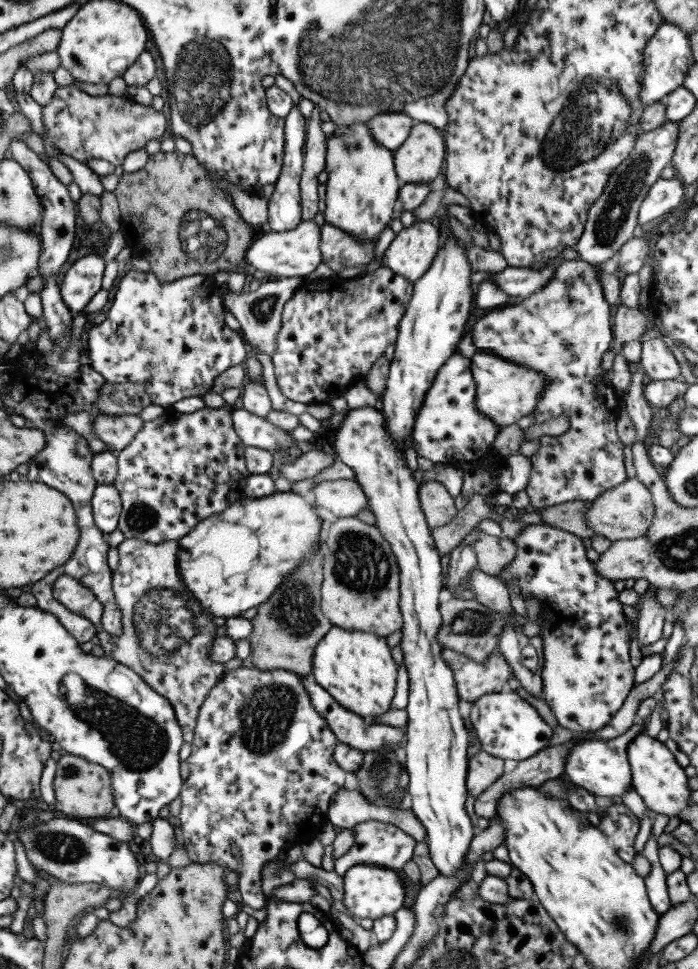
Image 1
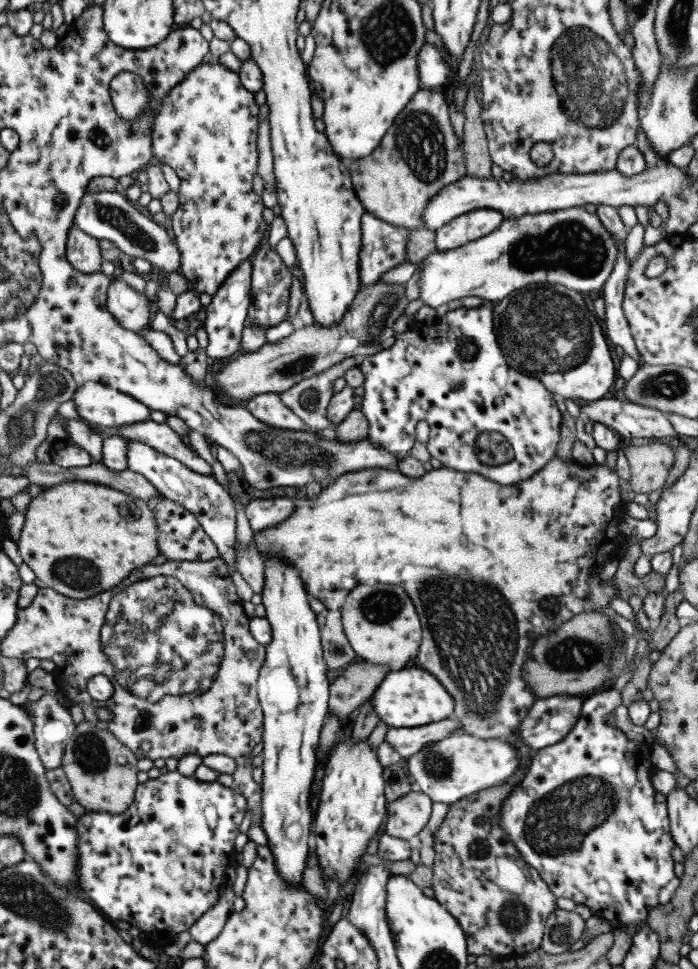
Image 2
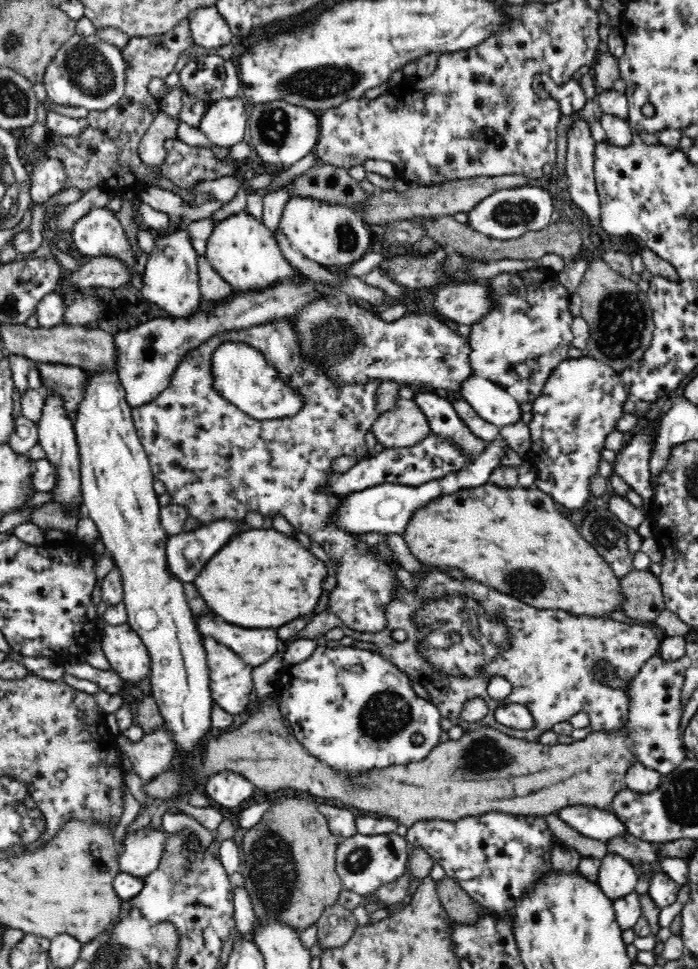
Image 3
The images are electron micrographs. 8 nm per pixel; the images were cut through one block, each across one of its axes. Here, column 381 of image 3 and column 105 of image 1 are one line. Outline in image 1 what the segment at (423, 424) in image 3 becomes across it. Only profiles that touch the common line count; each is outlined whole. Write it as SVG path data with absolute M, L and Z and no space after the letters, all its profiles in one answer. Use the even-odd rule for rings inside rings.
M94 415L93 433L112 450L125 449L144 426L139 415Z

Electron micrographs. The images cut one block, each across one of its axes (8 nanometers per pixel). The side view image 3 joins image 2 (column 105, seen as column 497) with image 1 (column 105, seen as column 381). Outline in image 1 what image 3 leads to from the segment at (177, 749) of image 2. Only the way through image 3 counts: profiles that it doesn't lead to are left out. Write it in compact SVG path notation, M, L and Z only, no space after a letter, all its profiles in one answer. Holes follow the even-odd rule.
M136 538L125 539L117 546L119 553L119 563L112 576L112 588L120 611L124 617L122 629L124 632L120 636L112 636L106 632L101 622L104 606L91 588L85 586L72 576L62 574L56 579L53 586L53 598L64 605L69 611L76 612L88 618L95 626L95 636L104 648L104 655L112 657L116 661L129 666L138 673L146 684L150 685L156 693L170 700L174 707L174 713L178 723L182 727L183 738L186 743L192 743L194 739L194 729L198 722L198 713L208 696L210 690L222 680L228 673L225 664L212 660L210 647L212 641L216 639L216 626L213 623L212 614L203 611L198 600L182 586L184 582L178 578L178 543L176 541L158 542L158 544L137 540Z

